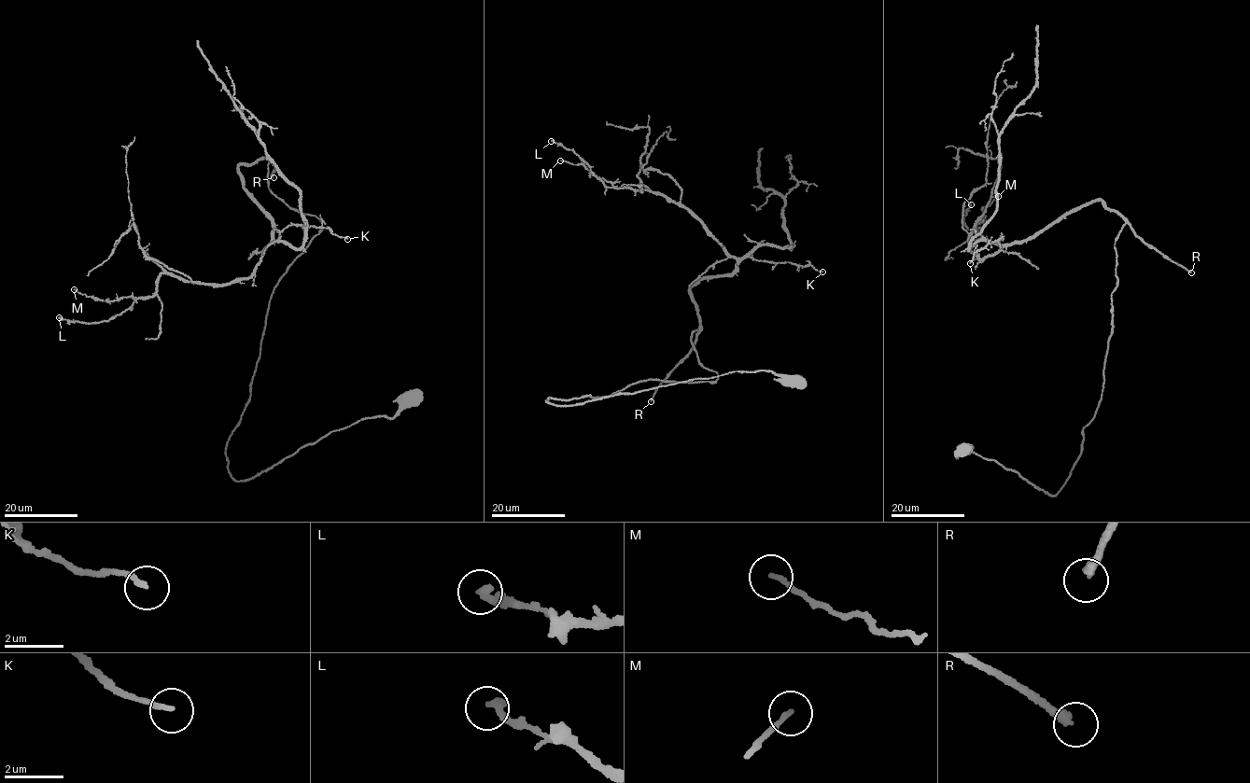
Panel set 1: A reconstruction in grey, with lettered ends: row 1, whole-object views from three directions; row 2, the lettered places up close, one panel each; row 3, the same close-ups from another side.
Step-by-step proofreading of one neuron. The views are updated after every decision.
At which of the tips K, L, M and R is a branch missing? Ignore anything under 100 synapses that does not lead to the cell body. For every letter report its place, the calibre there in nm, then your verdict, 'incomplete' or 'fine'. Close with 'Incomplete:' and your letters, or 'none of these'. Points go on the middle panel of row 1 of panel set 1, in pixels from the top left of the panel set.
K: (822, 272) | 140 nm | fine
L: (551, 141) | 240 nm | fine
M: (560, 160) | 150 nm | fine
R: (651, 401) | 280 nm | incomplete
Incomplete: R

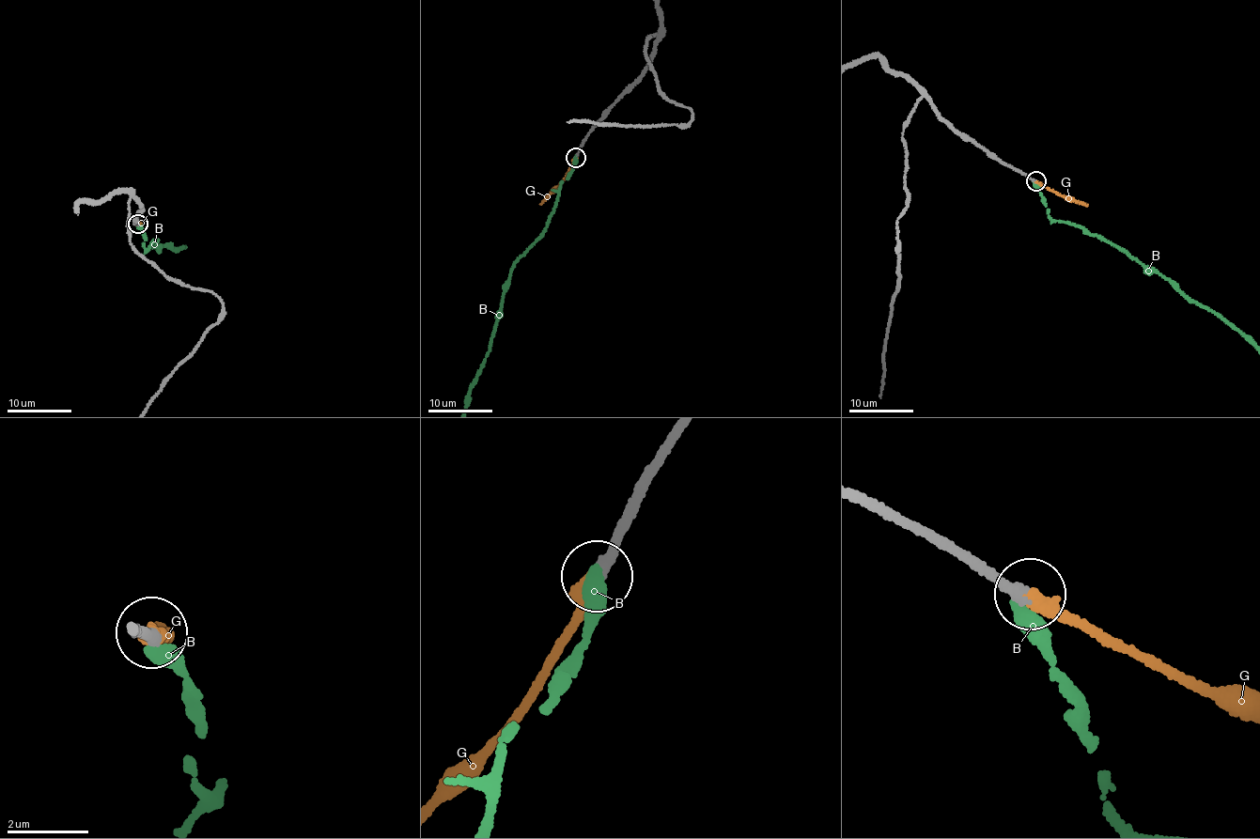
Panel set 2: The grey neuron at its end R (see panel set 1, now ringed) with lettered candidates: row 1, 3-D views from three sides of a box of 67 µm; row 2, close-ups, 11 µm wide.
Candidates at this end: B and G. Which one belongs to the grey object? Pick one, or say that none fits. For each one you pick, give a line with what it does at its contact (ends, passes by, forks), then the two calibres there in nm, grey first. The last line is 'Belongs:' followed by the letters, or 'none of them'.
G: it ends | 320/360 nm
Belongs: G

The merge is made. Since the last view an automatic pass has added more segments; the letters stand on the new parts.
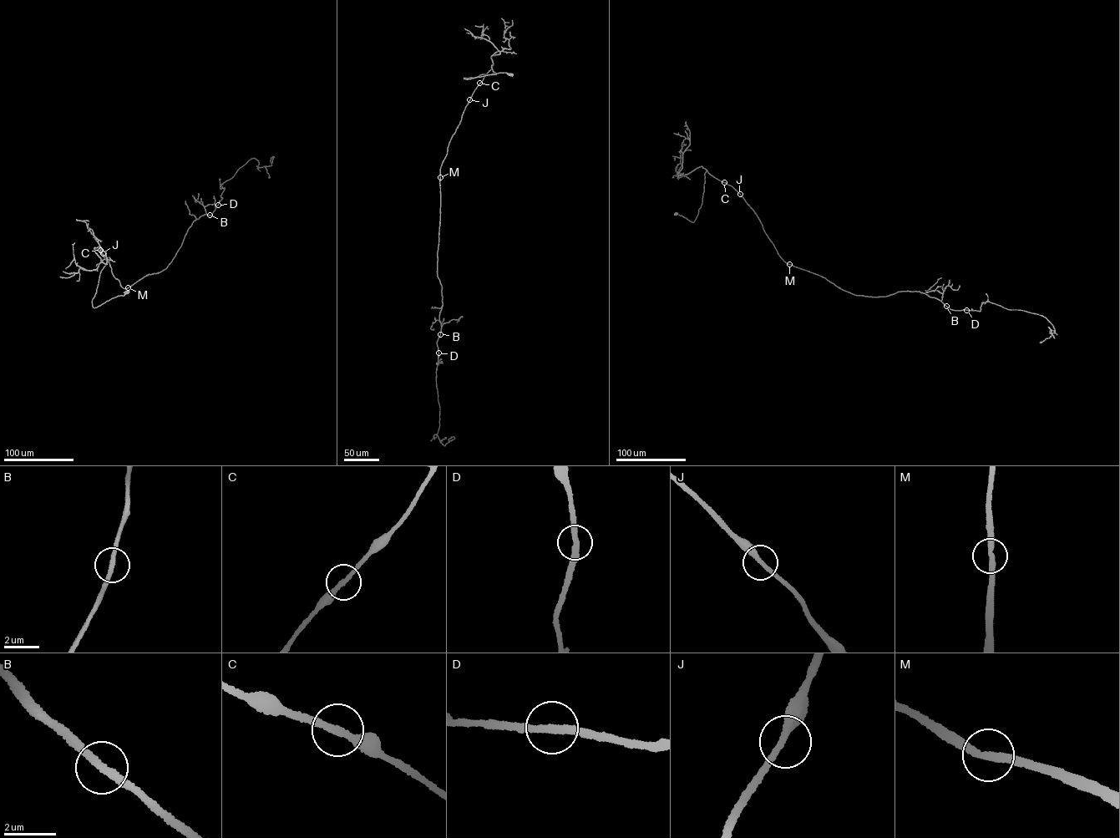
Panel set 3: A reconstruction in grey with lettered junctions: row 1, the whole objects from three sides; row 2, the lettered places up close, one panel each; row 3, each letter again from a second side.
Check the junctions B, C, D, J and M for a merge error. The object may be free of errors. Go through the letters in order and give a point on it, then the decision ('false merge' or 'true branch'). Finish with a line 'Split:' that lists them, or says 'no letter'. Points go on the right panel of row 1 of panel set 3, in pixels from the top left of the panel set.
B: at (946, 306); true branch
C: at (724, 182); true branch
D: at (966, 310); true branch
J: at (740, 194); true branch
M: at (789, 264); true branch
Split: no letter

